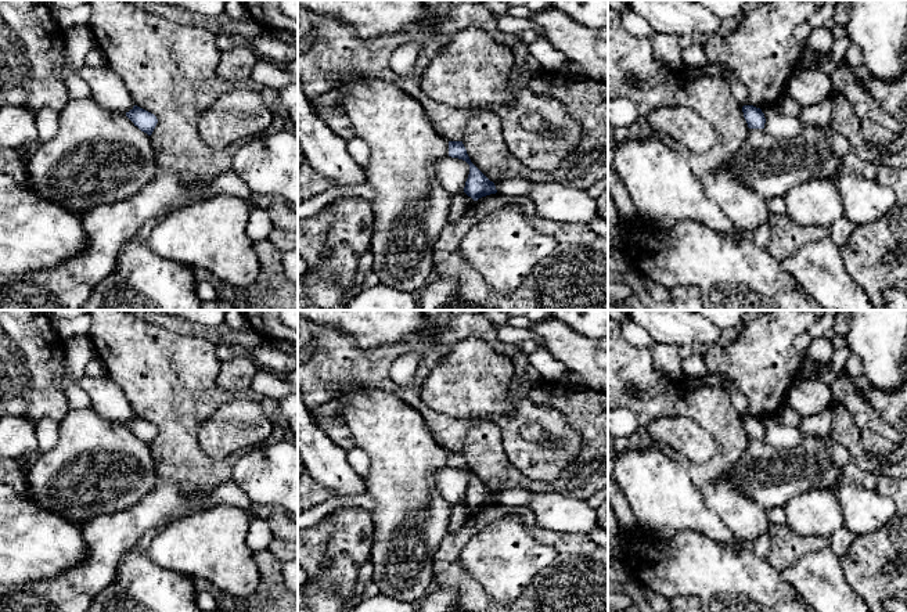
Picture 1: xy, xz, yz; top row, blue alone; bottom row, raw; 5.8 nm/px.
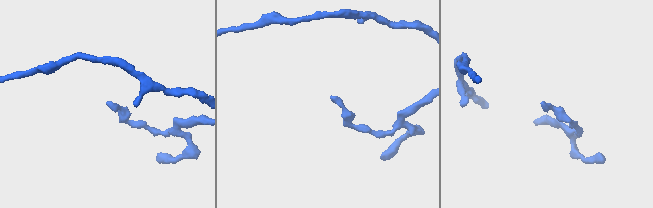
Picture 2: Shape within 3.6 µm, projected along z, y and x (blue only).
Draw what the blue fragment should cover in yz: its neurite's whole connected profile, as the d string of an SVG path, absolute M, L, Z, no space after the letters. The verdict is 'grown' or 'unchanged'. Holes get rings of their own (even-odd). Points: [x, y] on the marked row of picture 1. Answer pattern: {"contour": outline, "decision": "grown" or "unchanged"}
{"contour": "M744 105L742 112L749 129L764 129L766 118L760 108Z", "decision": "unchanged"}

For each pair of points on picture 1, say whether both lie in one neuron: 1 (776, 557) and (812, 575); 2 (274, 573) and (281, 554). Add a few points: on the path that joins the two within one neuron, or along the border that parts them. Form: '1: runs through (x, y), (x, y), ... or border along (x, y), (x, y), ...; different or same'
1: border along (821, 550), (805, 553), (780, 572); different
2: border along (270, 551), (283, 564); different

